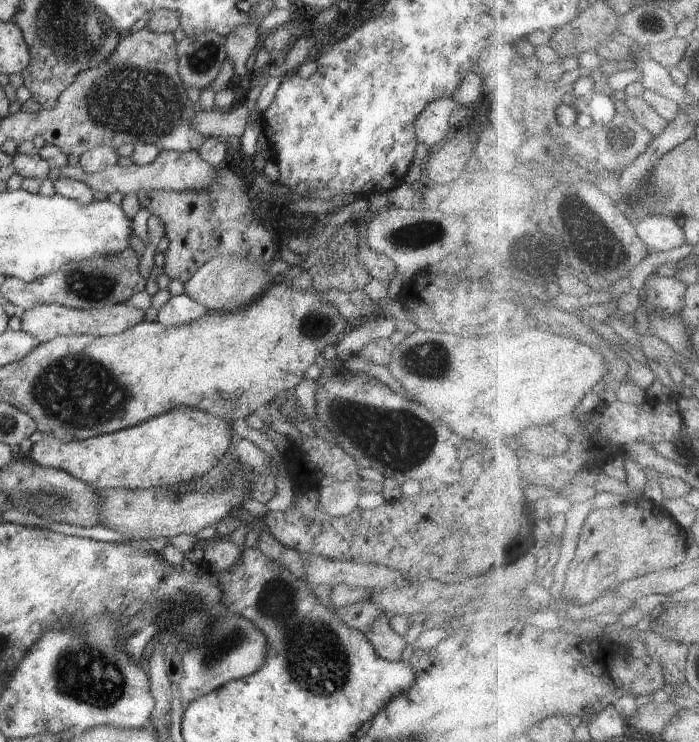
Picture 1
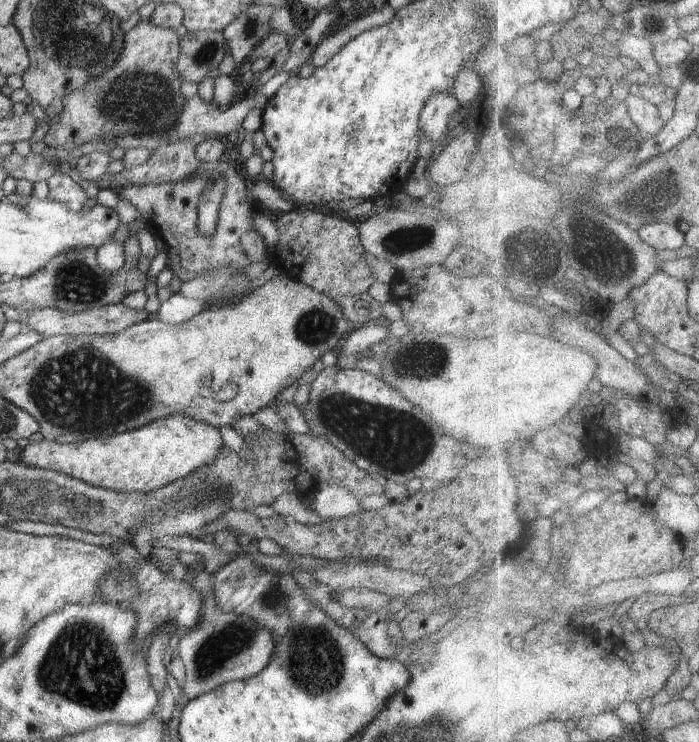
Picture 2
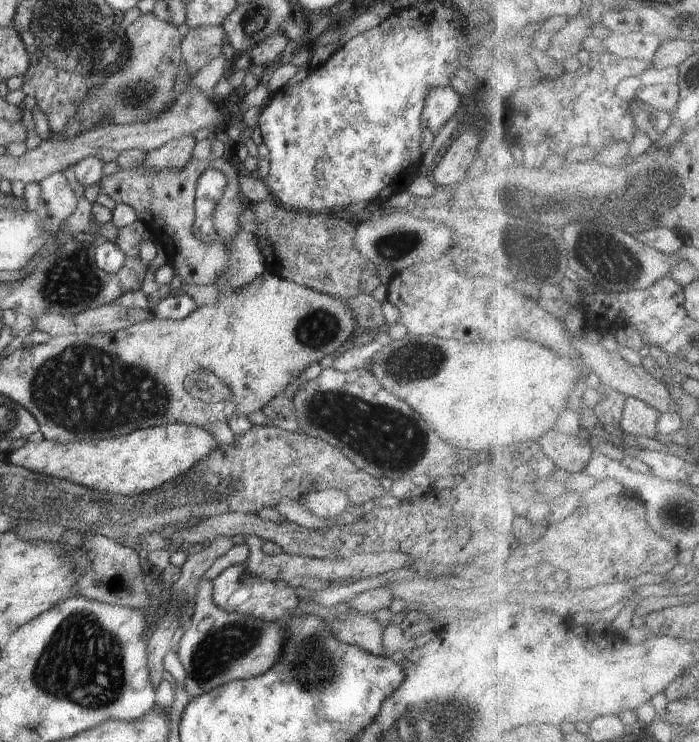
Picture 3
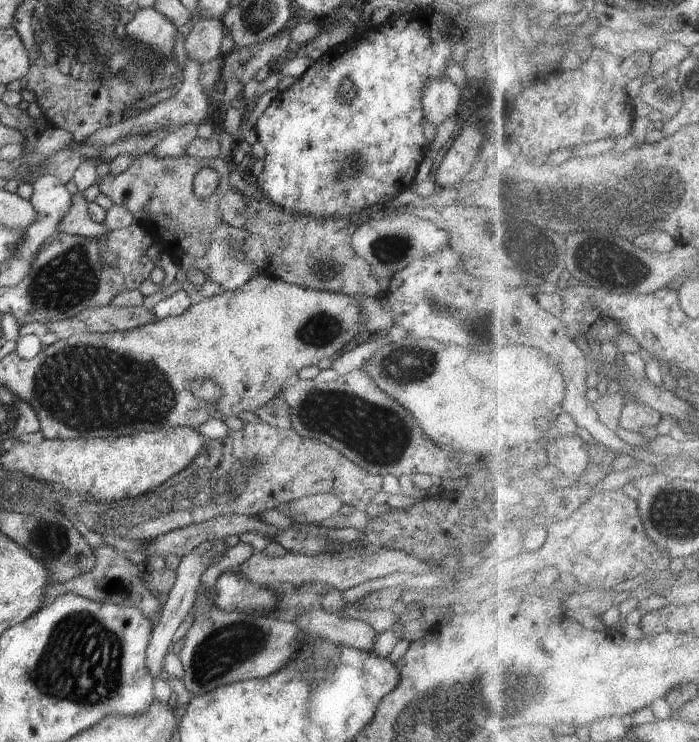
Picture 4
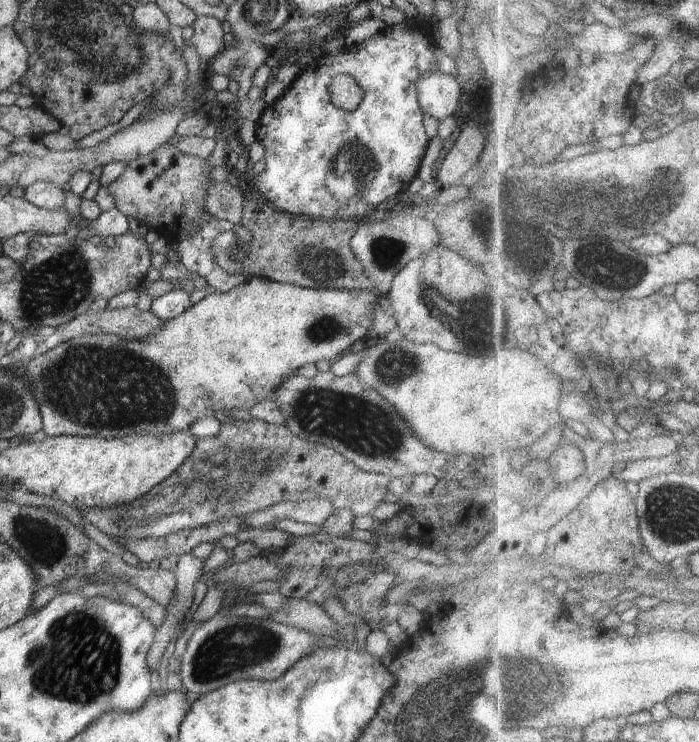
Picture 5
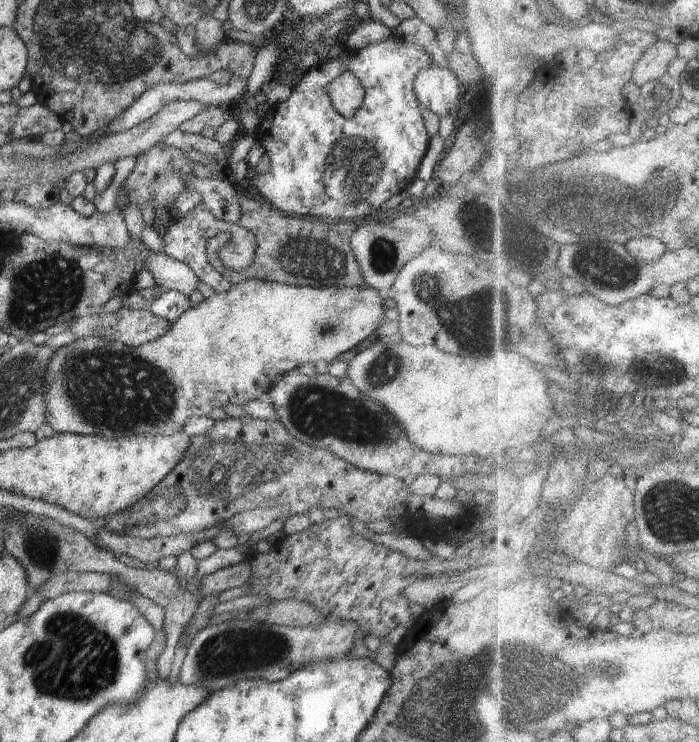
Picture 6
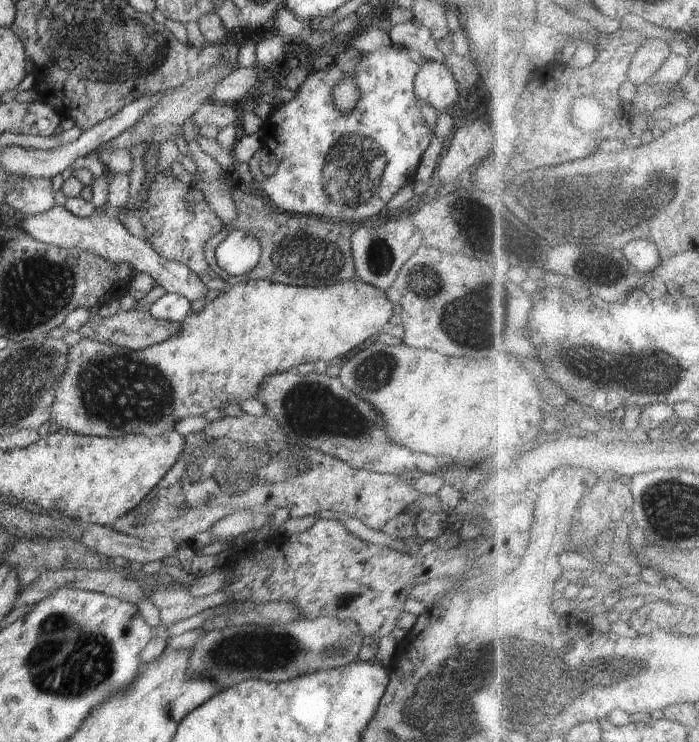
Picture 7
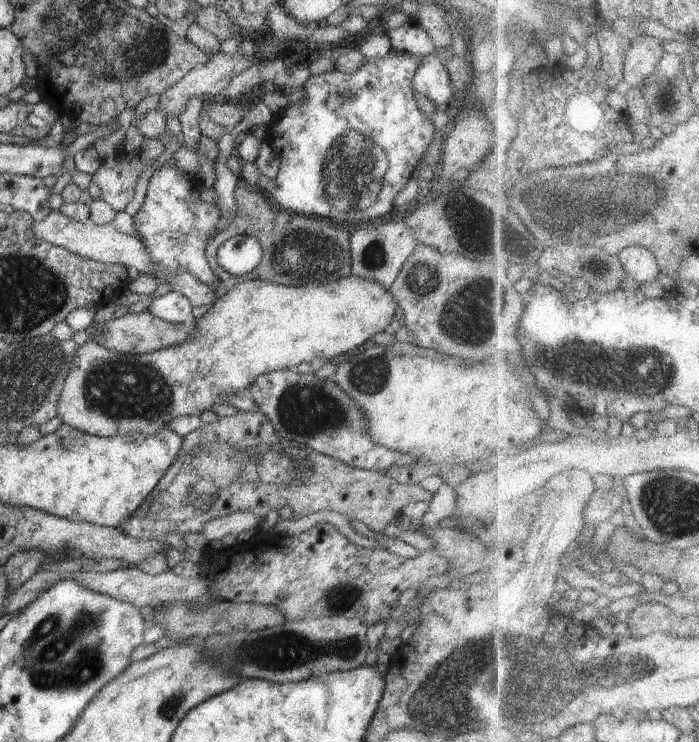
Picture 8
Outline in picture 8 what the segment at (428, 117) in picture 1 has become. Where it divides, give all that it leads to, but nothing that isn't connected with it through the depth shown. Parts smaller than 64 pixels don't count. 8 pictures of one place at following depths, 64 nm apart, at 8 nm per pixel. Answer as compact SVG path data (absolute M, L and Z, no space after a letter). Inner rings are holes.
M436 55L422 58L413 79L413 90L416 94L426 96L436 106L444 106L456 96L452 90L452 81L444 61Z

